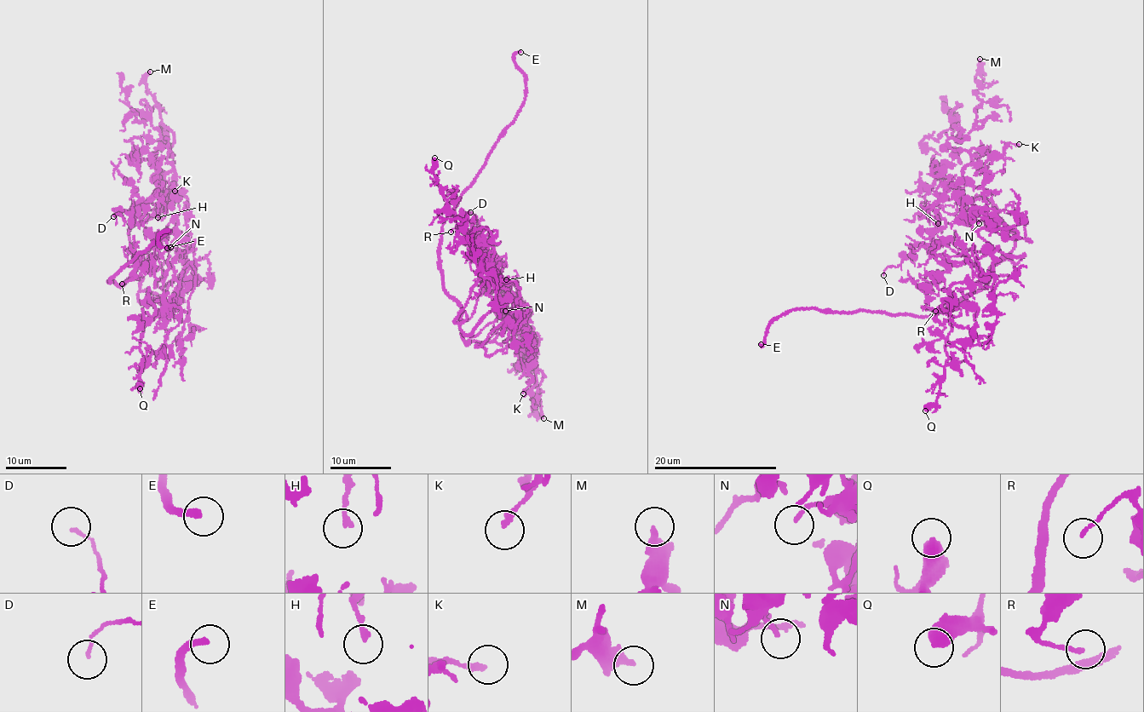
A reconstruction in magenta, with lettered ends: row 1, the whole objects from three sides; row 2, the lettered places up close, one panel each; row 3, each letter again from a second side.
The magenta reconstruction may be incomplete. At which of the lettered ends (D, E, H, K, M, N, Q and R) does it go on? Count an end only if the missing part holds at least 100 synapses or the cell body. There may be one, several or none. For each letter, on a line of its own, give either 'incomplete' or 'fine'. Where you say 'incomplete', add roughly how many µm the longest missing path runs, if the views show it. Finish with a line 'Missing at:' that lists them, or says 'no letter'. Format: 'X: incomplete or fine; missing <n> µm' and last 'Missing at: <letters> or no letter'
D: fine
E: incomplete; missing 45 µm
H: fine
K: fine
M: fine
N: fine
Q: fine
R: fine
Missing at: E

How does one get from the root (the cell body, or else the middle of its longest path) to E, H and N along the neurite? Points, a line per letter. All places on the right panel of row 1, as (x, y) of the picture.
E: (998, 261), (981, 289), (967, 293), (934, 314), (796, 308), (778, 315), (761, 344)
H: (998, 261), (1014, 246), (1014, 230), (985, 198), (969, 198), (955, 185), (949, 186), (934, 207), (938, 223)
N: (998, 261), (1013, 249), (1014, 235), (985, 221), (957, 218), (961, 215), (967, 221), (974, 217), (979, 223)

